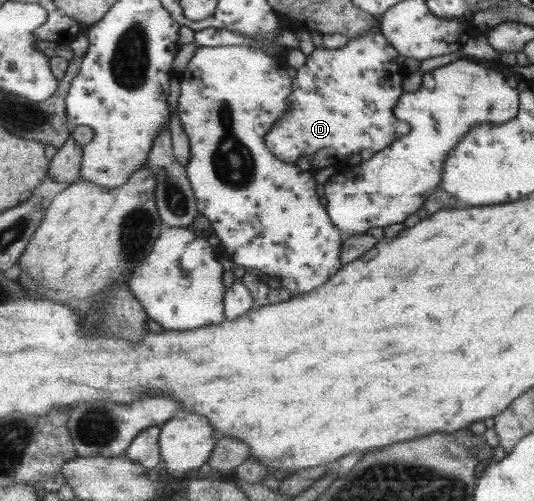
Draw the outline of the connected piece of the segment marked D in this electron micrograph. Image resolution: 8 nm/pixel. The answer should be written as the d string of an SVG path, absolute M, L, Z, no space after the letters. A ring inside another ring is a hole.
M378 23L372 25L365 35L350 39L347 45L339 49L312 52L306 57L305 65L295 73L295 79L292 79L288 111L265 134L267 149L281 161L292 164L301 161L311 169L335 167L339 161L362 149L375 152L385 149L394 139L410 130L408 124L399 121L394 114L394 107L405 92L402 81L409 74L404 64L397 62L397 57L398 50L387 41Z

